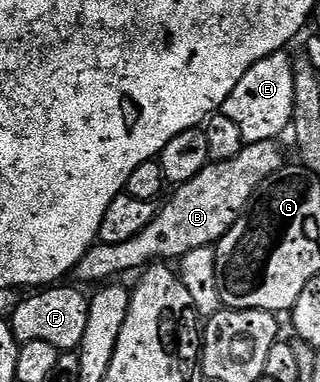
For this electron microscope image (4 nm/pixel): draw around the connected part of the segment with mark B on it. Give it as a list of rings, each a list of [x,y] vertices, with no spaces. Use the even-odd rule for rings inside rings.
[[[253,141],[245,144],[244,150],[234,159],[209,163],[201,173],[194,175],[194,179],[190,179],[185,185],[175,186],[173,193],[176,194],[168,202],[163,202],[159,206],[156,218],[144,230],[138,231],[133,238],[113,245],[97,243],[88,248],[86,255],[82,255],[82,259],[76,264],[74,277],[77,277],[80,281],[108,283],[113,279],[120,279],[123,273],[134,272],[133,274],[135,274],[153,263],[172,263],[181,257],[185,257],[190,251],[215,246],[231,231],[234,223],[245,210],[253,204],[258,190],[267,182],[268,178],[273,173],[278,173],[285,168],[286,161],[284,161],[283,155],[280,154],[278,146],[279,144],[276,141]]]

